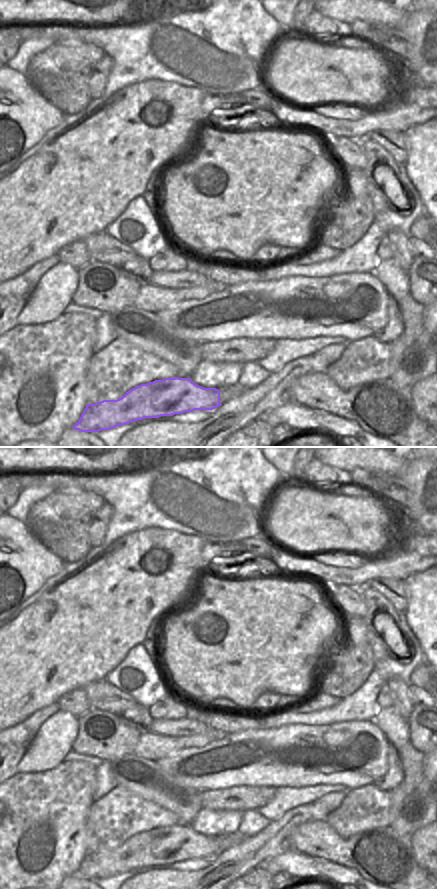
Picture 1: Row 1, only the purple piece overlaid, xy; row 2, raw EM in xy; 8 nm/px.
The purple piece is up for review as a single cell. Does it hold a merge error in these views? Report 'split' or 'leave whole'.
leave whole

